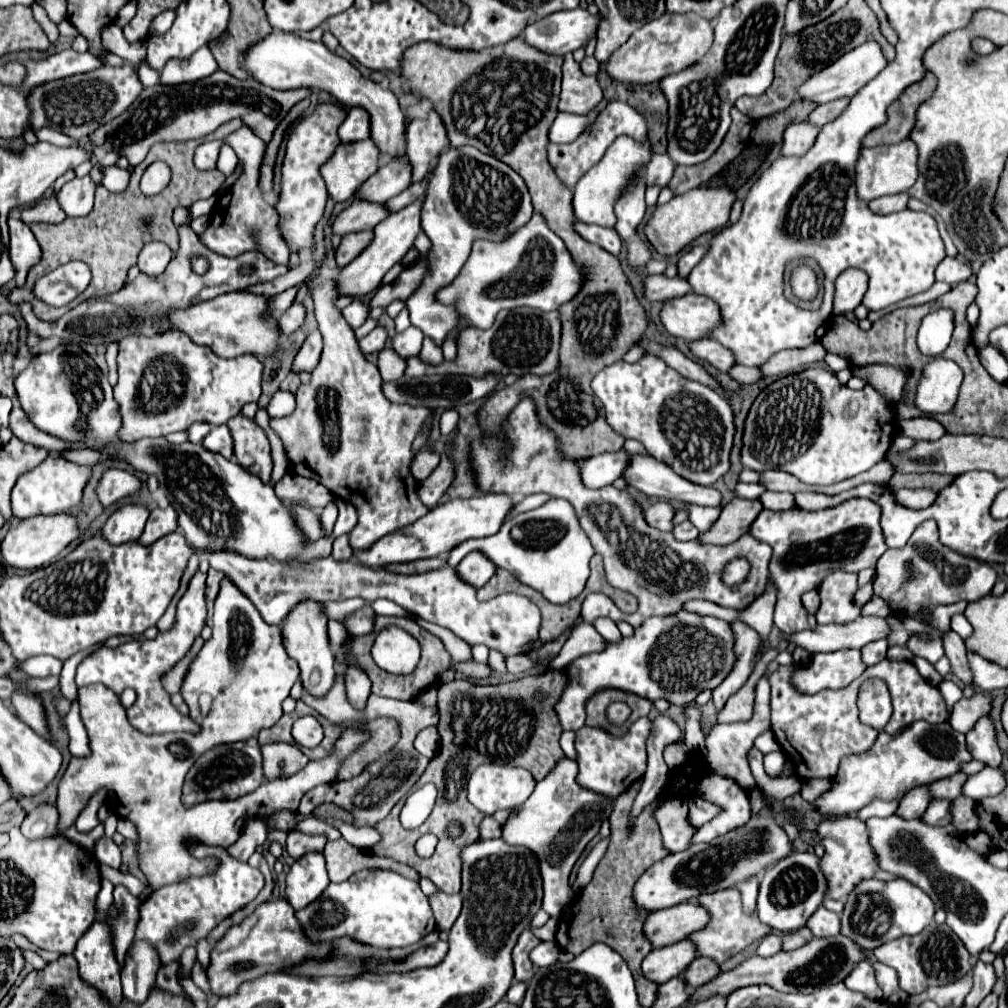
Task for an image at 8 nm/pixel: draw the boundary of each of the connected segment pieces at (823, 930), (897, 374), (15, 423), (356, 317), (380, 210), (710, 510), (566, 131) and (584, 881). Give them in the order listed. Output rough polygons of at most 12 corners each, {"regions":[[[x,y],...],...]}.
{"regions":[[[820,907],[806,923],[814,937],[840,933],[840,915]],[[894,365],[854,367],[897,402],[902,397],[908,371]],[[20,407],[10,413],[10,431],[24,443],[64,451],[68,443],[36,429]],[[360,299],[342,309],[352,329],[360,327],[368,317],[368,309]],[[354,201],[336,217],[338,235],[374,229],[392,213]],[[686,505],[690,509],[690,521],[706,533],[720,517],[716,507]],[[598,111],[586,115],[558,113],[550,141],[568,143],[580,137]],[[610,836],[600,840],[579,868],[575,892],[591,881],[606,852]]]}

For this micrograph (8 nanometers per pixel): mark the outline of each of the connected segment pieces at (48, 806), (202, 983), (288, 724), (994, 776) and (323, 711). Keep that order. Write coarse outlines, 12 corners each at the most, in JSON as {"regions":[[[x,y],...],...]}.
{"regions":[[[40,803],[20,829],[28,839],[56,835],[56,807]],[[196,961],[192,969],[192,981],[212,997],[212,989],[206,973]],[[304,703],[290,715],[284,715],[276,727],[262,729],[258,741],[284,741],[294,743],[292,725],[298,717],[314,713],[314,709]],[[986,767],[968,777],[962,795],[978,801],[1004,791],[1004,771]],[[338,671],[324,697],[302,693],[302,701],[332,723],[358,721]]]}

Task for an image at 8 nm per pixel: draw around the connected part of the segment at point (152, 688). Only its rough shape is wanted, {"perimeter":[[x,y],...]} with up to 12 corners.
{"perimeter":[[206,573],[156,639],[102,647],[76,685],[134,689],[142,733],[198,731],[176,711],[162,677],[206,627]]}

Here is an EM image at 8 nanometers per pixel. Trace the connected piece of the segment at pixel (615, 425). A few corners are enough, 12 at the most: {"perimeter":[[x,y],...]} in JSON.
{"perimeter":[[656,355],[592,389],[606,421],[680,477],[728,473],[728,401]]}

